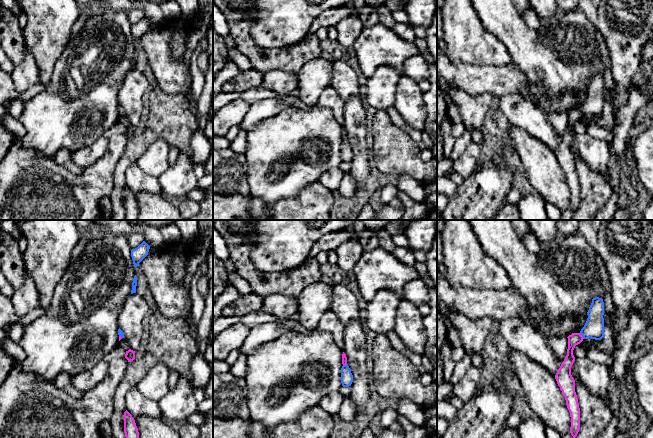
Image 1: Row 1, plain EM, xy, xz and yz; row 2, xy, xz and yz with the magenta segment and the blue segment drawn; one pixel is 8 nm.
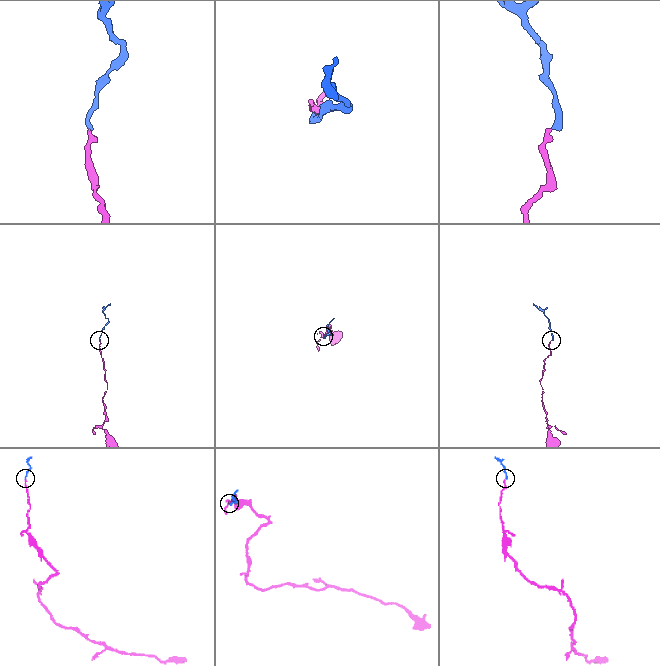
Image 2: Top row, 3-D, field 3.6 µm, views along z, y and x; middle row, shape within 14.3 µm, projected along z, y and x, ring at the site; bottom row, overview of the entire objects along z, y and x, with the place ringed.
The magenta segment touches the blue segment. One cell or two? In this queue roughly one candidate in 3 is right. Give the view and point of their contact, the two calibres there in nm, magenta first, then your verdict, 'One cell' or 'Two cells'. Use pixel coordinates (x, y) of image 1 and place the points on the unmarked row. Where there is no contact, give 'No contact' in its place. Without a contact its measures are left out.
Touches magenta at yz (582, 112). Thickness 100 nm (magenta) against 160 nm. One cell

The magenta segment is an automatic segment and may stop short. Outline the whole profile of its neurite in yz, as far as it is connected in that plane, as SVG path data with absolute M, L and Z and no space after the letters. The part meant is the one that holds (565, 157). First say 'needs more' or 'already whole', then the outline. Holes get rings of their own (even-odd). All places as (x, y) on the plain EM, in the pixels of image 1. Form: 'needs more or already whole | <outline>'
needs more | M595 73L587 88L588 94L579 109L572 109L568 114L567 131L558 145L555 155L562 170L565 173L567 184L570 188L570 209L575 214L580 205L580 184L575 168L575 156L571 151L571 143L575 137L573 126L576 121L584 115L601 116L604 113L604 78L603 75Z

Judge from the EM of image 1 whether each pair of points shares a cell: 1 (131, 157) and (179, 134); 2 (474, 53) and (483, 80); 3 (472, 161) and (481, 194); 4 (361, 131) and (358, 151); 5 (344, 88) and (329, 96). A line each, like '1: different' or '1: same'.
1: same
2: different
3: different
4: same
5: different

